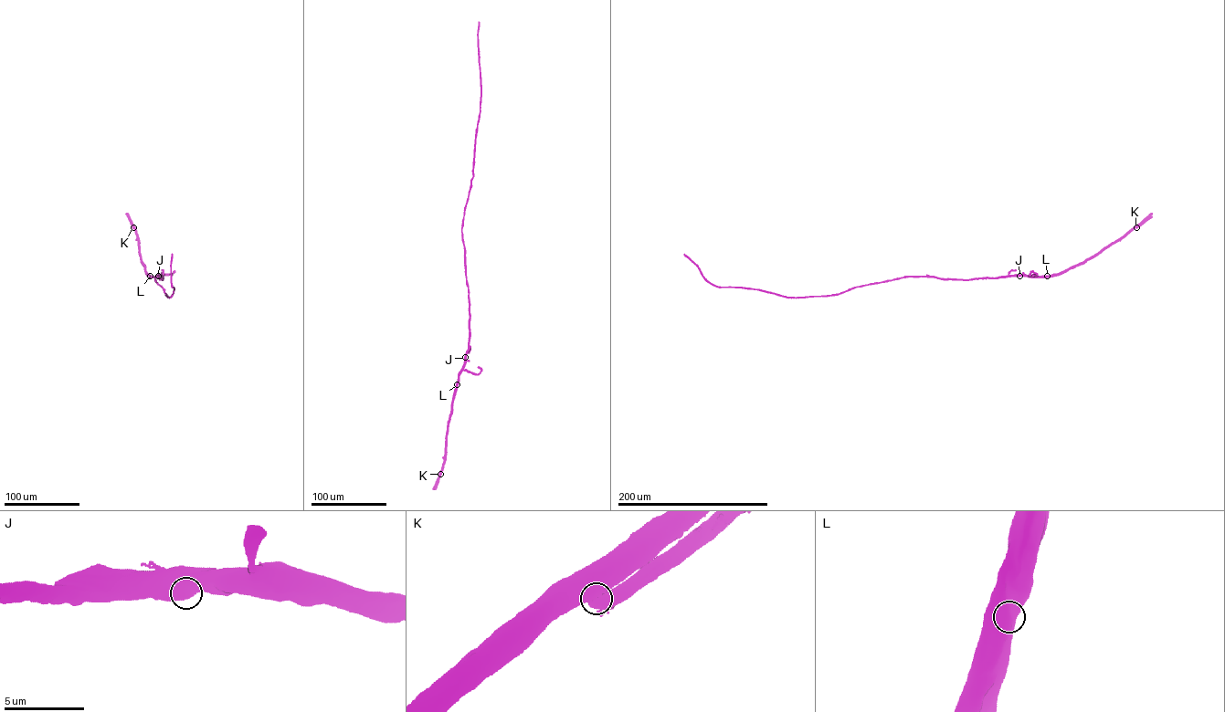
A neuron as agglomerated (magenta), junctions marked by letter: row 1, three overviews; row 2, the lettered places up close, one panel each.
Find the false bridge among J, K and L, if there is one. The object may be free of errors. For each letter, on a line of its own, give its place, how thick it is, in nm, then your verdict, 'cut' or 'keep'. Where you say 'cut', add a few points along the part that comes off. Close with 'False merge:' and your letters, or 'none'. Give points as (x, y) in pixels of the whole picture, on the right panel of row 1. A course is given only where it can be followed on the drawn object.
J: place (1019, 276); calibre 1150 nm; keep
K: place (1136, 227); calibre 1100 nm; cut; course (1136, 227), (1152, 216)
L: place (1047, 276); calibre 1000 nm; keep
False merge: K

